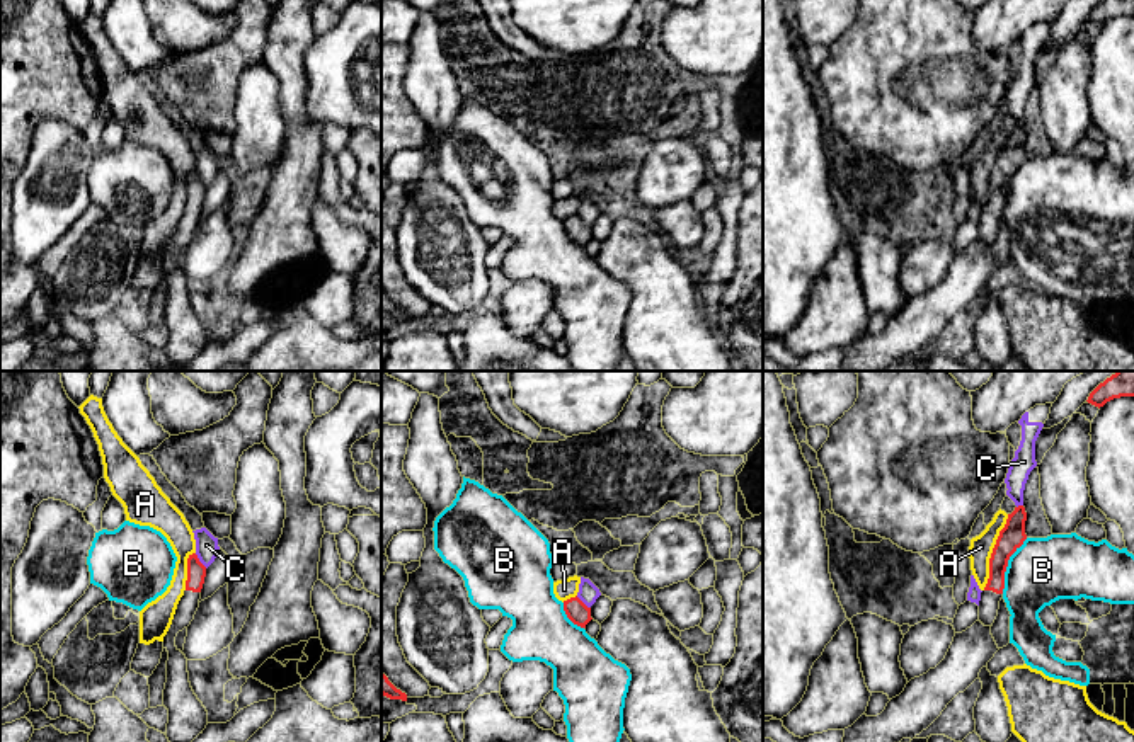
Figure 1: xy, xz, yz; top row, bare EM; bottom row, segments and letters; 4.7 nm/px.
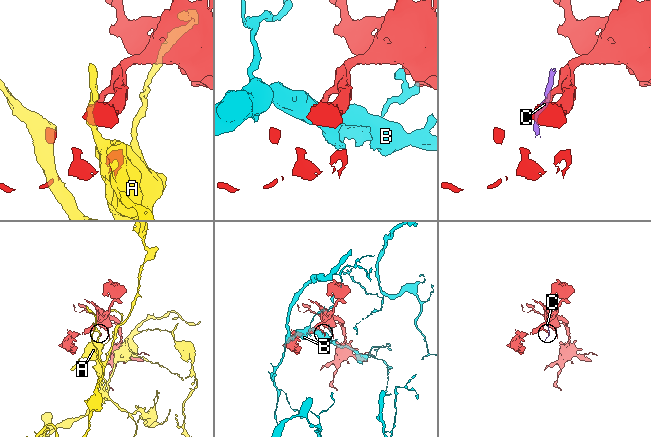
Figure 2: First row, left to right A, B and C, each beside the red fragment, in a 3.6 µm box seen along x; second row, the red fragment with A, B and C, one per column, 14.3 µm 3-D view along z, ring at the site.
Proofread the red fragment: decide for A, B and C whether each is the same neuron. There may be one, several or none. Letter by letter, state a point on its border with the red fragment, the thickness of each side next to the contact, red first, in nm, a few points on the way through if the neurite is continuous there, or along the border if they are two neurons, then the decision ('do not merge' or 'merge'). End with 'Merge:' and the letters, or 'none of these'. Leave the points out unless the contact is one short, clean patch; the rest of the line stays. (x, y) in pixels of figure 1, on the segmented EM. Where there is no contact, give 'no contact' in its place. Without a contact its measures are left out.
A: yz (993, 552) | 120/110 nm | do not merge
B: yz (1007, 565) | 120/320 nm | do not merge
C: xy (198, 560) | 90/110 nm | along xy (194, 553), (206, 567) | do not merge
Merge: none of these

